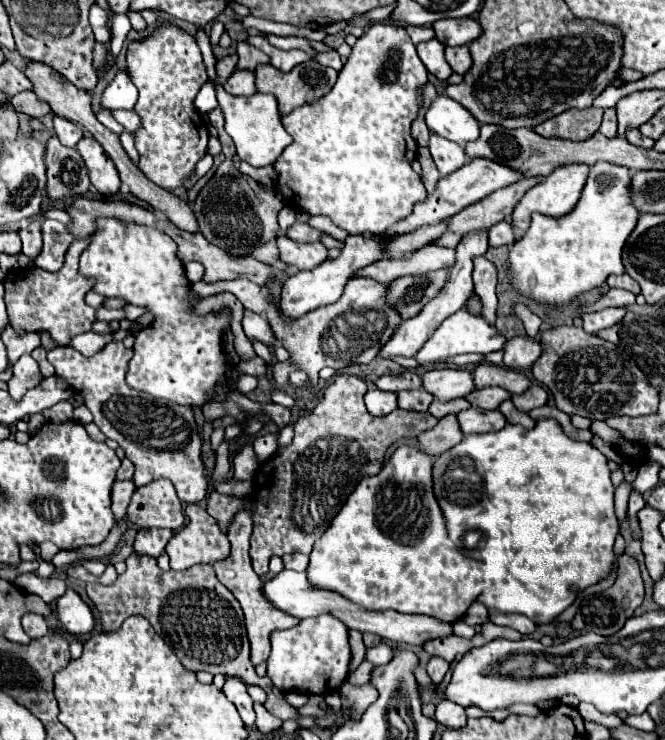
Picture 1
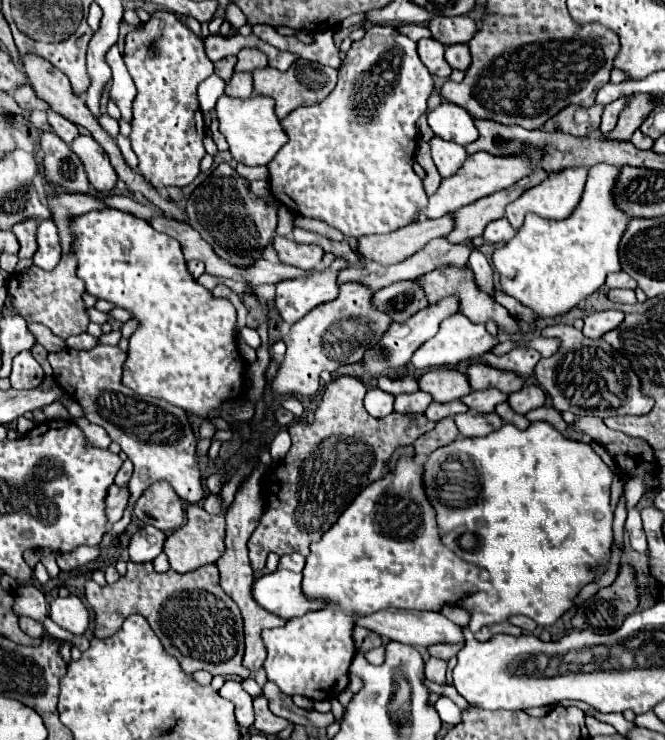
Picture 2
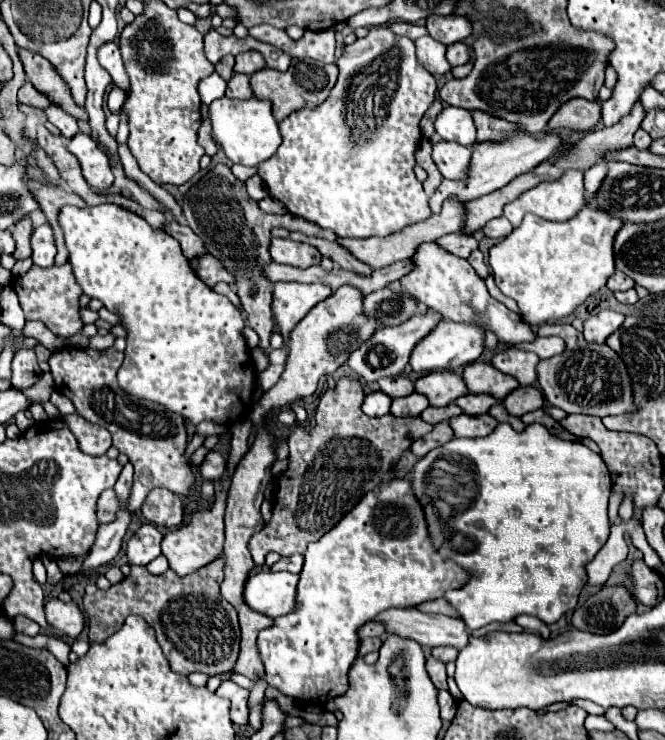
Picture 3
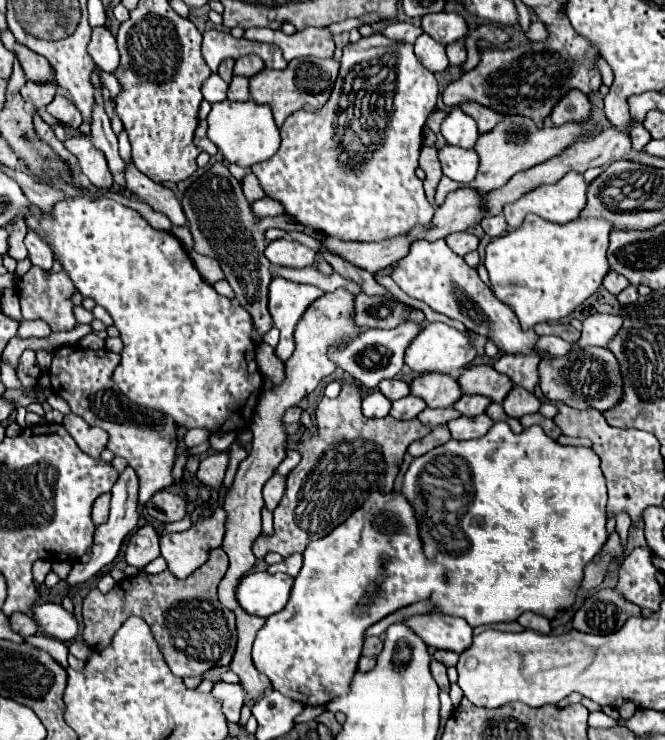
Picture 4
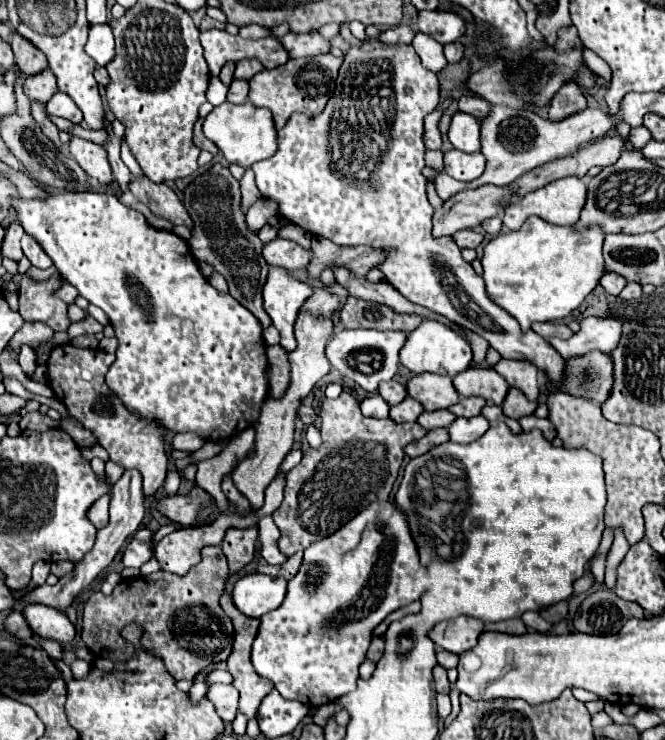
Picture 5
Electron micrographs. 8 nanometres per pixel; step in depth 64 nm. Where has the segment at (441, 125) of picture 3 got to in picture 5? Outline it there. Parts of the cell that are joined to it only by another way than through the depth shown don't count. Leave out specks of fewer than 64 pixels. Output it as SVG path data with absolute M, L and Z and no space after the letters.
M456 112L446 136L456 150L480 152L480 122L470 114Z

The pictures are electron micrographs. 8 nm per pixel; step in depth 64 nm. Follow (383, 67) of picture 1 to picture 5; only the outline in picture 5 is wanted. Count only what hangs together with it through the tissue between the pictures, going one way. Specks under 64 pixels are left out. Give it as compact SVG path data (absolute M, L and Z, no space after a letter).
M364 40L360 46L350 46L348 52L344 54L344 62L340 66L340 74L338 74L338 80L336 80L336 92L332 96L332 100L326 104L326 108L320 112L320 116L306 116L306 114L294 114L290 116L290 120L286 122L286 126L282 130L278 130L278 152L264 160L264 162L258 162L258 164L252 164L252 170L256 174L256 184L258 184L258 190L262 192L264 198L270 198L278 204L280 208L280 216L286 218L288 222L292 224L298 224L300 228L312 232L314 236L320 236L320 238L328 238L332 240L334 244L340 244L340 246L358 246L358 244L368 244L368 246L374 246L374 248L386 248L388 250L388 260L384 264L380 264L378 268L386 274L388 282L404 296L408 298L410 302L414 304L420 304L436 314L442 314L446 316L448 320L456 322L456 324L462 324L464 328L480 334L482 338L486 338L490 342L490 346L494 346L502 358L514 358L514 360L530 360L534 362L550 382L556 382L562 372L564 372L564 360L562 356L558 356L558 352L554 352L554 348L542 338L538 336L534 330L530 332L522 332L518 322L514 320L514 316L506 314L504 308L498 308L498 304L494 304L488 296L486 296L486 286L484 286L484 280L474 272L474 268L462 258L458 246L454 244L452 238L444 236L444 238L434 238L430 234L432 230L432 212L434 208L430 206L428 198L426 198L426 178L422 176L422 168L424 168L424 152L426 152L426 146L424 146L424 116L434 112L436 106L440 102L440 96L438 96L438 78L434 72L426 70L422 66L422 62L418 60L418 54L414 52L412 46L404 46L404 44L380 44L380 46L372 46L370 48L370 40Z

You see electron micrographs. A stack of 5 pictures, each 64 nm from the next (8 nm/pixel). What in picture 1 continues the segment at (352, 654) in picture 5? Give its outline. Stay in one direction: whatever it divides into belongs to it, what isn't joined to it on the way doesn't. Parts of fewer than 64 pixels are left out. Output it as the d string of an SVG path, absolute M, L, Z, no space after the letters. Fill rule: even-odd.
M402 444L376 476L362 478L350 500L342 506L342 512L334 518L334 524L314 544L308 566L310 582L318 588L334 590L370 610L392 608L402 614L426 614L446 624L460 620L490 580L484 576L482 562L462 556L462 552L450 546L446 522L432 488L432 464L434 456L422 452L418 446ZM324 614L318 618L304 618L298 626L288 630L272 632L272 652L268 658L268 676L276 688L284 692L302 692L302 694L330 694L340 688L346 680L350 664L349 629L338 618Z

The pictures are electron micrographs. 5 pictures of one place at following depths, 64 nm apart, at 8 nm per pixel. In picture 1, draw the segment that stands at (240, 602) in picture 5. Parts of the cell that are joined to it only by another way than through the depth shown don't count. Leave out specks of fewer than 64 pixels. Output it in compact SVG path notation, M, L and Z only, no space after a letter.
M294 570L280 572L274 580L264 584L264 594L276 608L282 608L284 612L288 612L292 616L310 618L310 616L320 616L320 614L332 614L338 620L342 620L350 630L372 632L372 634L378 634L384 640L390 640L394 644L416 644L416 646L420 646L420 644L424 644L436 636L440 638L440 636L452 634L450 624L444 624L444 622L434 620L430 616L410 616L410 614L400 614L396 610L366 610L366 608L342 598L340 594L336 594L332 590L314 588L308 582L306 572L294 572Z

